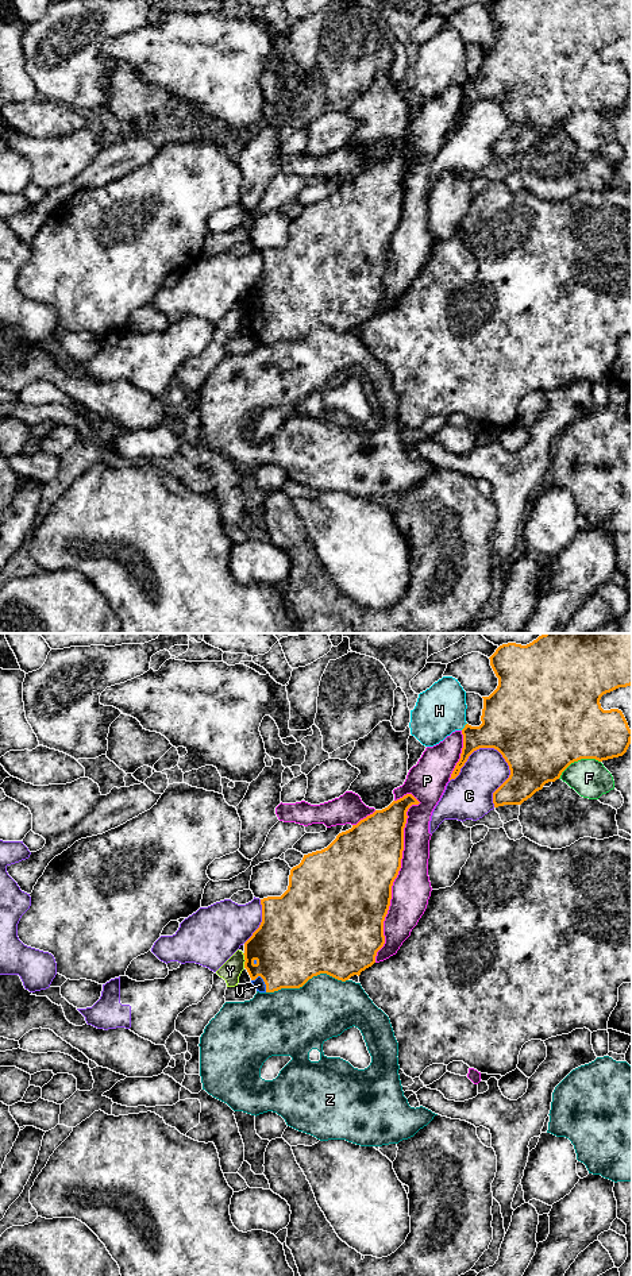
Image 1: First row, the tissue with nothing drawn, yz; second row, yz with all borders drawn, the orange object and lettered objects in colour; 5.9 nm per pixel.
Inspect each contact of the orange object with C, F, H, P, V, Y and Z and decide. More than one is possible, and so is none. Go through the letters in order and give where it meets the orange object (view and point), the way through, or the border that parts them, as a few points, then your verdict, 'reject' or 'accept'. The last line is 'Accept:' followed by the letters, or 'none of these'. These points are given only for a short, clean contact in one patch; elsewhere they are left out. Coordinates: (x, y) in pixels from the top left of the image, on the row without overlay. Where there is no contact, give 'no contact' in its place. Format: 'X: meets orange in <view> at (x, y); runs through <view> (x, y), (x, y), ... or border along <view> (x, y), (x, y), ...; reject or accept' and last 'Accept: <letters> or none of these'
C: meets orange in yz at (480, 99); reject
F: meets orange in yz at (578, 111); reject
H: meets orange in yz at (465, 78); reject
P: meets orange in yz at (397, 226); reject
V: meets orange in yz at (264, 332); accept
Y: meets orange in yz at (245, 311); reject
Z: meets orange in yz at (307, 332); reject
Accept: V

